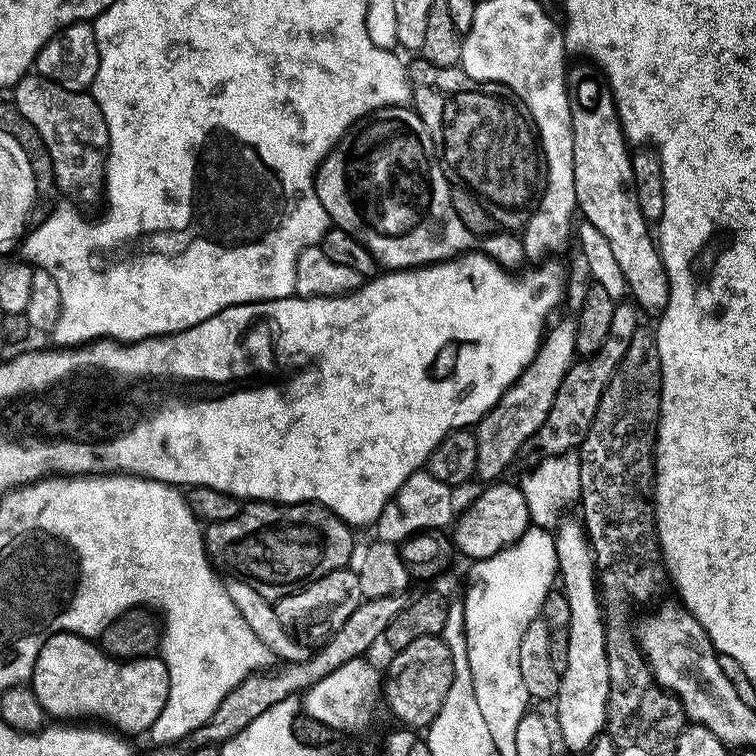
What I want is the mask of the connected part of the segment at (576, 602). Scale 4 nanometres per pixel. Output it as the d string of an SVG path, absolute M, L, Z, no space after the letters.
M561 519L554 529L556 538L556 566L558 584L566 602L570 602L570 630L566 646L566 670L560 673L560 693L557 694L556 724L558 736L576 754L592 747L608 723L608 695L610 669L606 667L606 613L598 591L598 573L592 554L592 545L579 519Z

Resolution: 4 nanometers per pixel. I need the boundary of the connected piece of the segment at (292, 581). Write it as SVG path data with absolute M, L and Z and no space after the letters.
M248 502L234 518L203 529L204 548L217 573L254 586L269 602L289 596L327 572L349 567L353 563L352 532L329 508L311 502Z

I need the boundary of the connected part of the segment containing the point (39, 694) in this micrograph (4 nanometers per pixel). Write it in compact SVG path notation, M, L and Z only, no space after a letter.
M59 632L46 638L42 650L38 650L30 687L38 702L42 702L45 713L57 721L99 722L125 737L133 738L139 732L151 733L154 722L158 722L158 714L162 714L162 706L166 706L170 678L159 655L143 656L140 660L116 660L113 656L106 655L99 643L87 636Z

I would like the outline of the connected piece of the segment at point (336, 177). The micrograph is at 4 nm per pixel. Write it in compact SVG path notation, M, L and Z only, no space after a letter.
M381 106L353 124L316 169L314 187L329 221L362 242L377 265L385 269L418 268L451 260L477 247L477 236L470 234L470 230L462 226L458 214L454 214L453 189L440 169L440 161L436 158L432 139L422 118L411 107Z

